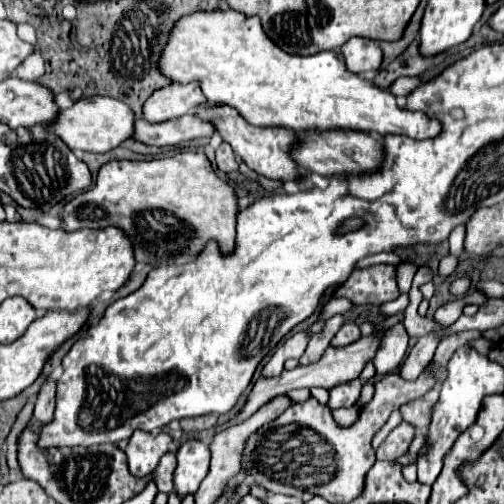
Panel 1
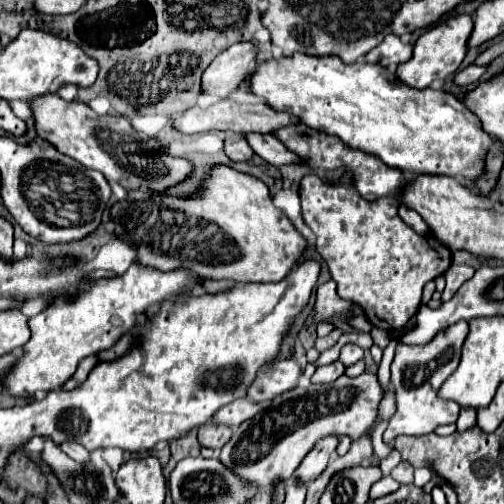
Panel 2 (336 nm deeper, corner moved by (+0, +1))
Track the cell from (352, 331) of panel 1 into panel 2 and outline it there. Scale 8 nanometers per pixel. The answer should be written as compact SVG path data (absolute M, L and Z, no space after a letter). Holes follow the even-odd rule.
M347 344L343 350L341 350L341 362L345 364L345 366L351 366L351 364L355 364L355 362L359 362L363 358L363 350L359 348L359 346L355 346L355 344Z

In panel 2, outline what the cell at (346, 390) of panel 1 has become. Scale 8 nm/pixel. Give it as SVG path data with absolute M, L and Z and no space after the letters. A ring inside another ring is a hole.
M327 436L323 440L319 440L315 444L315 448L305 456L305 460L301 462L301 466L297 468L295 476L301 484L309 484L313 478L317 478L329 464L329 458L331 454L335 452L339 444L339 438L337 436Z

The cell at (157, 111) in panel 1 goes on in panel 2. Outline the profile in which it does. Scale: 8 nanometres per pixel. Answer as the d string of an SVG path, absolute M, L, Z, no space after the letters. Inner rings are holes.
M237 42L223 50L203 72L203 94L227 98L253 70L259 48L251 42Z

